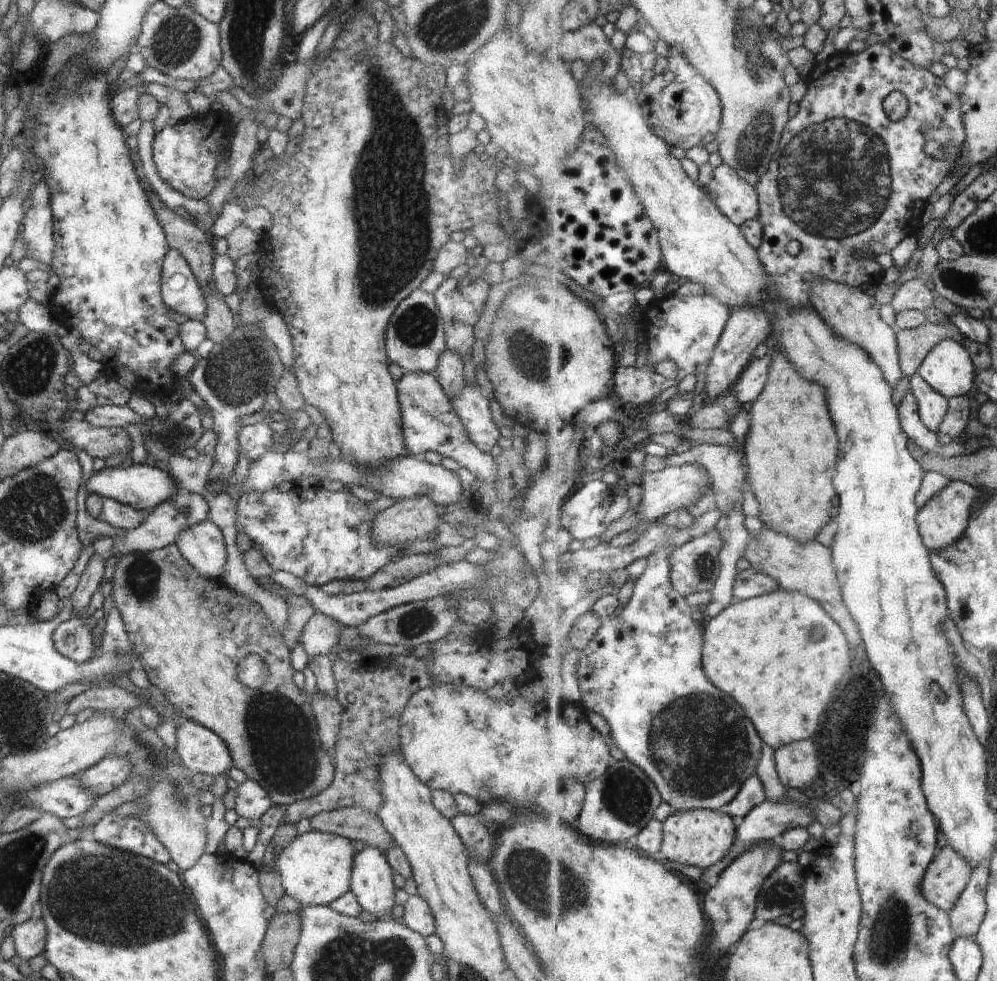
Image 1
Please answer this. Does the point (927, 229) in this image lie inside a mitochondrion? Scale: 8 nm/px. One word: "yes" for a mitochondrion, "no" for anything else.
no

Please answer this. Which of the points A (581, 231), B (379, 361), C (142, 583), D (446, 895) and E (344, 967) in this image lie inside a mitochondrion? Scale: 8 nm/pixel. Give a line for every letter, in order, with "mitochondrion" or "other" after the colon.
A: other
B: other
C: mitochondrion
D: other
E: mitochondrion

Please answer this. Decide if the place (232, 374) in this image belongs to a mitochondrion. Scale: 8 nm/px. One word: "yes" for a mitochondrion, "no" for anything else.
yes

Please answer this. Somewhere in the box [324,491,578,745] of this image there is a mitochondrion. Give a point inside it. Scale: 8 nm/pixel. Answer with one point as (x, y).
(419, 622)

